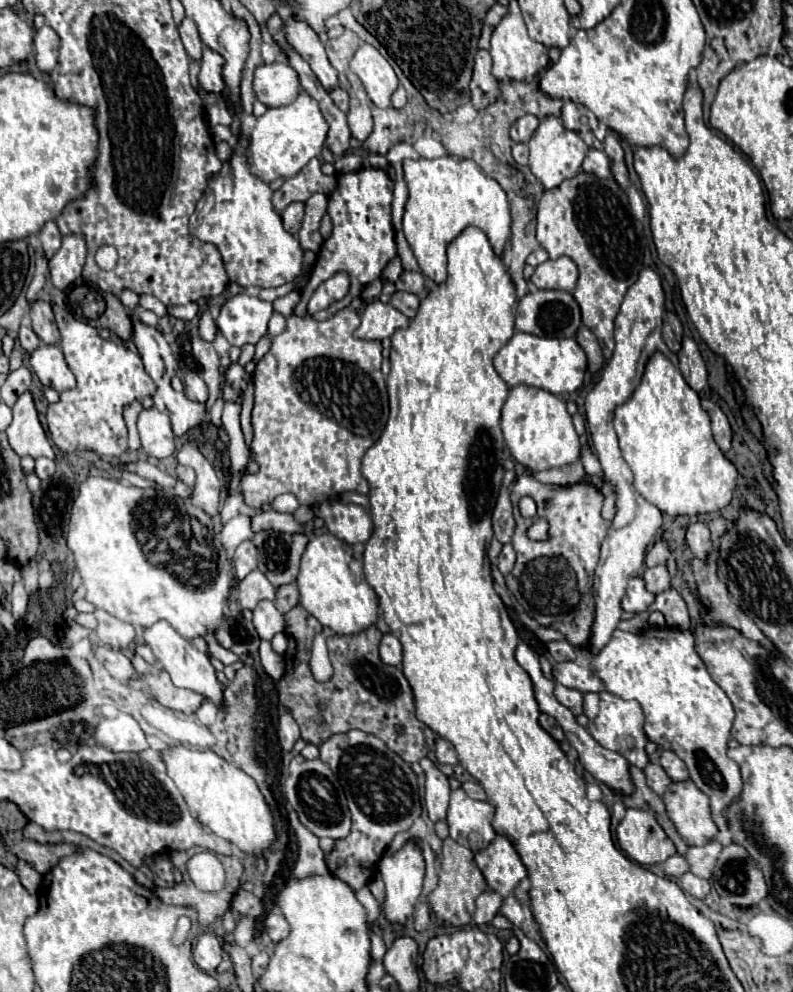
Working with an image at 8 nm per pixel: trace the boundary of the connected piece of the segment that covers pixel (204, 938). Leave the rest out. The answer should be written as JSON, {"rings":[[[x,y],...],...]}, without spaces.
{"rings":[[[207,930],[197,938],[197,944],[193,948],[193,958],[201,970],[215,972],[217,966],[221,964],[221,954],[223,946],[213,930]]]}

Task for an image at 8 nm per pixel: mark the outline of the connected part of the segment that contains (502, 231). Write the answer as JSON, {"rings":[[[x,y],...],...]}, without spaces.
{"rings":[[[441,156],[435,160],[425,160],[425,158],[405,160],[403,170],[405,170],[407,190],[409,190],[409,198],[407,198],[405,214],[403,214],[403,232],[405,232],[405,238],[419,262],[421,272],[429,280],[433,280],[435,284],[443,284],[447,280],[447,246],[467,226],[477,226],[479,230],[483,230],[497,256],[501,256],[505,252],[505,246],[511,240],[511,222],[513,222],[507,194],[493,178],[485,176],[473,160],[455,160],[453,156]]]}

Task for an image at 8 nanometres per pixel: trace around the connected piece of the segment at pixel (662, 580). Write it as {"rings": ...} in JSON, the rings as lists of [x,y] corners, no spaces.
{"rings":[[[659,564],[655,568],[647,568],[643,572],[643,580],[645,580],[645,586],[651,594],[661,594],[665,590],[669,590],[669,572],[667,572],[667,566],[665,564]]]}

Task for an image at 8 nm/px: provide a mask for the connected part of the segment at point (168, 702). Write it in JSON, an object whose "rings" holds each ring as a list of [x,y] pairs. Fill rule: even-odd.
{"rings":[[[133,656],[131,662],[133,662],[133,668],[137,670],[139,678],[149,686],[151,698],[157,700],[159,704],[163,704],[171,710],[185,712],[185,714],[193,714],[201,706],[203,696],[199,696],[197,692],[191,692],[191,690],[185,690],[185,688],[175,688],[171,684],[171,678],[159,664],[157,666],[149,664],[141,656]]]}

